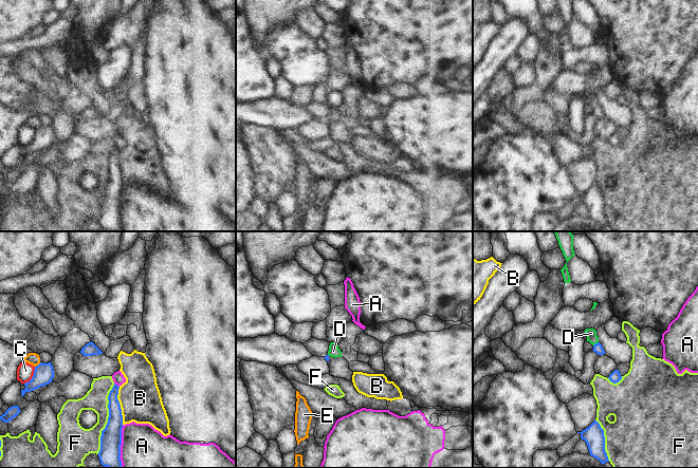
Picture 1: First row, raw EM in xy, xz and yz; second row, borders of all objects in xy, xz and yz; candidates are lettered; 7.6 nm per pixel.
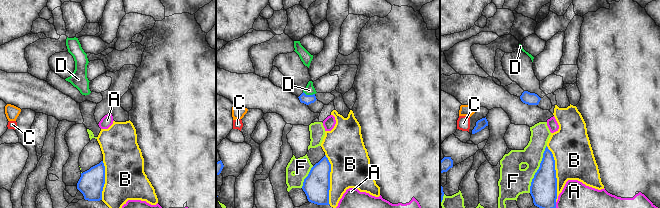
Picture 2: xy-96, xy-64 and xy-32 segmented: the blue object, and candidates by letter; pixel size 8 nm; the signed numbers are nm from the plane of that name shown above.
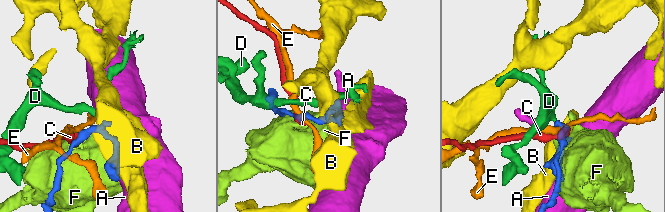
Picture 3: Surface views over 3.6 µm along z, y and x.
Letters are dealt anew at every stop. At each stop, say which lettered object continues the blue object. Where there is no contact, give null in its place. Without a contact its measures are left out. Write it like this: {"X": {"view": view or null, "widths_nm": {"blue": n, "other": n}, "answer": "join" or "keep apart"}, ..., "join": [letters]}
{"A": {"view": "xy", "widths_nm": {"blue": 160, "other": 420}, "answer": "keep apart"}, "B": {"view": "xy", "widths_nm": {"blue": 160, "other": 320}, "answer": "keep apart"}, "C": {"view": "xy", "widths_nm": {"blue": 160, "other": 130}, "answer": "keep apart"}, "D": {"view": "yz", "widths_nm": {"blue": 70, "other": 80}, "answer": "join"}, "E": {"view": "xy", "widths_nm": {"blue": 160, "other": 90}, "answer": "keep apart"}, "F": {"view": "xy", "widths_nm": {"blue": 160, "other": 190}, "answer": "keep apart"}, "join": ["D"]}

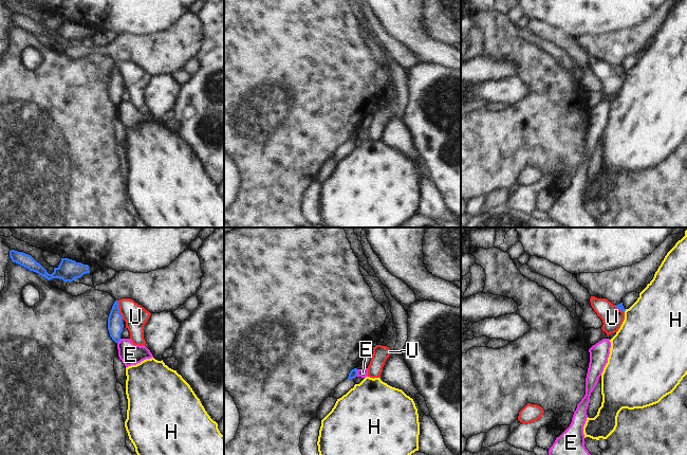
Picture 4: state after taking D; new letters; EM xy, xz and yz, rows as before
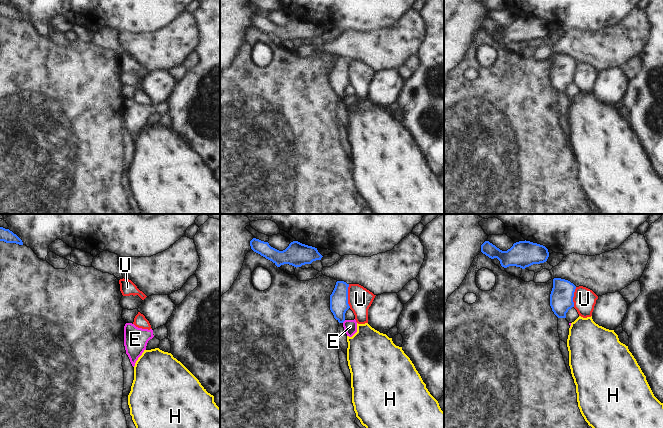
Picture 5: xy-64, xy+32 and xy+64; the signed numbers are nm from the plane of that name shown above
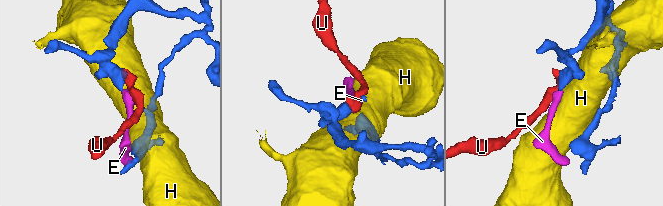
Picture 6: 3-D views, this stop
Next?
{"E": {"view": "xz", "widths_nm": {"blue": 60, "other": 70}, "answer": "keep apart"}, "H": {"view": "yz", "widths_nm": {"blue": 50, "other": 460}, "answer": "keep apart"}, "U": {"view": "xy", "widths_nm": {"blue": 120, "other": 180}, "answer": "keep apart"}, "join": []}

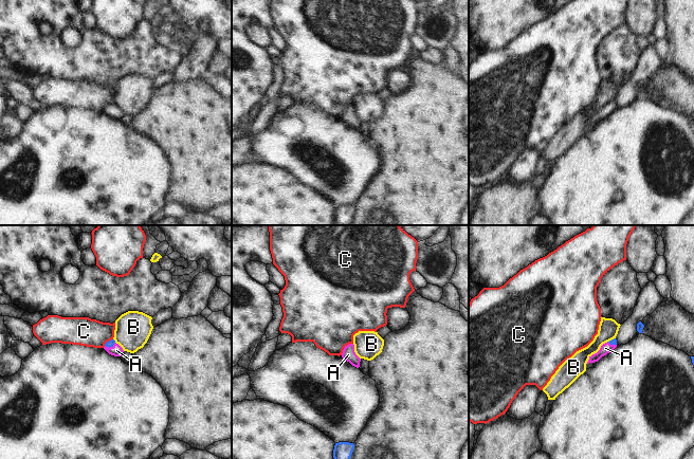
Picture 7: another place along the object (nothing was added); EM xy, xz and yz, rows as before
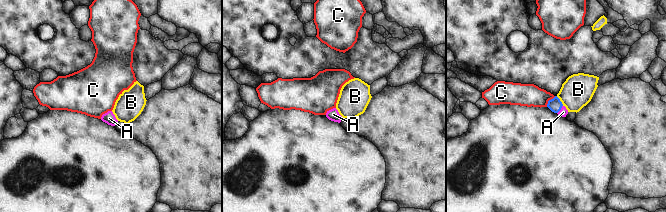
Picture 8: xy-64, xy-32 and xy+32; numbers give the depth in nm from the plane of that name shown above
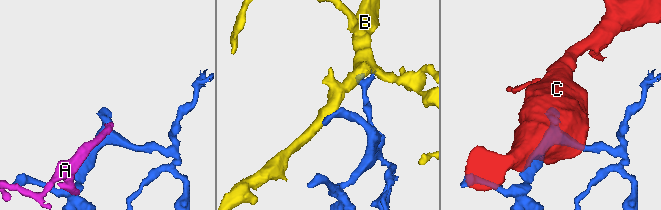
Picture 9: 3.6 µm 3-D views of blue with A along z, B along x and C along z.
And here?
{"A": {"view": "xy", "widths_nm": {"blue": 50, "other": 90}, "answer": "join"}, "B": {"view": "yz", "widths_nm": {"blue": 50, "other": 150}, "answer": "keep apart"}, "C": {"view": "xy", "widths_nm": {"blue": 50, "other": 220}, "answer": "keep apart"}, "join": ["A"]}

